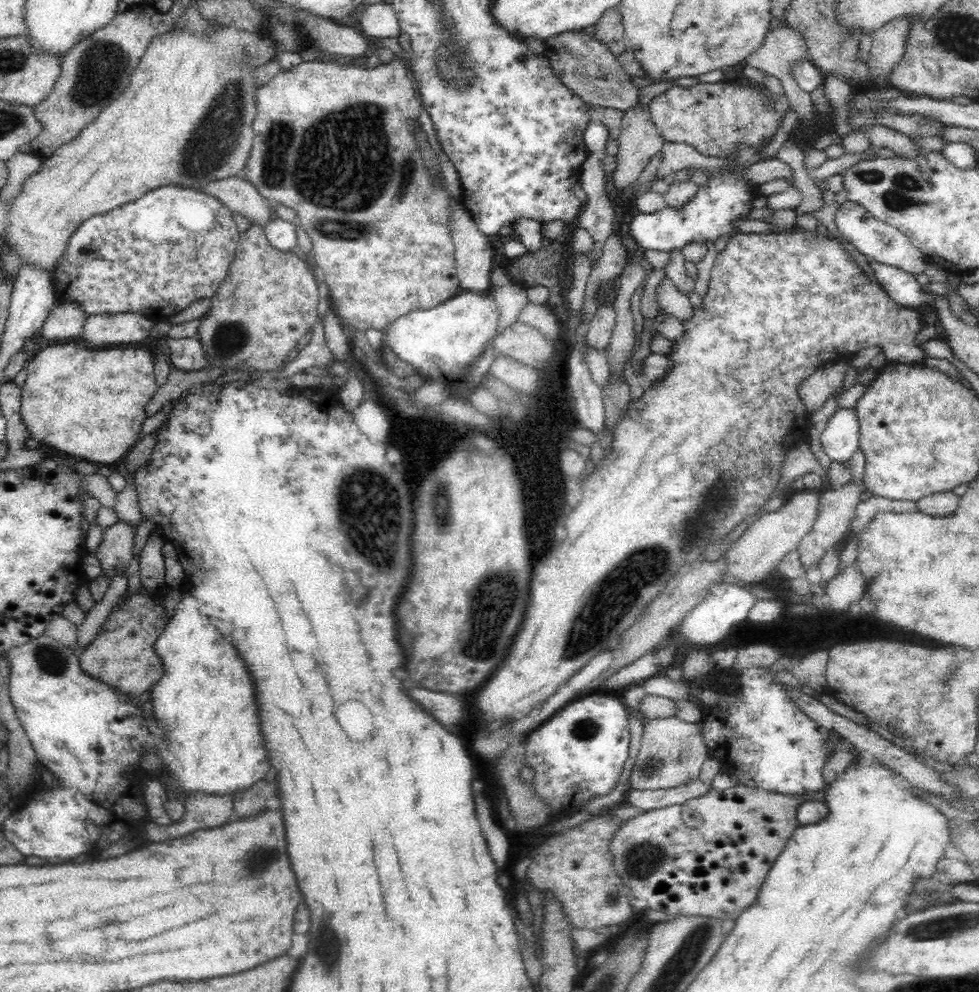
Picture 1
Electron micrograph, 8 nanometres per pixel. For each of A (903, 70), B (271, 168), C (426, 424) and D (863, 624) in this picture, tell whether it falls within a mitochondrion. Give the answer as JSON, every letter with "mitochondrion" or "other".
{"A":"other","B":"mitochondrion","C":"mitochondrion","D":"mitochondrion"}

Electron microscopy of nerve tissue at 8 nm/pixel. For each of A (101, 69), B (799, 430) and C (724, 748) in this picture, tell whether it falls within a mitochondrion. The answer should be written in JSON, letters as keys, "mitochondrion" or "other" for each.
{"A":"mitochondrion","B":"other","C":"other"}

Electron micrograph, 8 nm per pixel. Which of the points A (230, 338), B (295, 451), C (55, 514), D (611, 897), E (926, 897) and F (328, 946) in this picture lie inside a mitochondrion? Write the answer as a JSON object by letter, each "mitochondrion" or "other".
{"A":"mitochondrion","B":"other","C":"other","D":"mitochondrion","E":"mitochondrion","F":"mitochondrion"}

